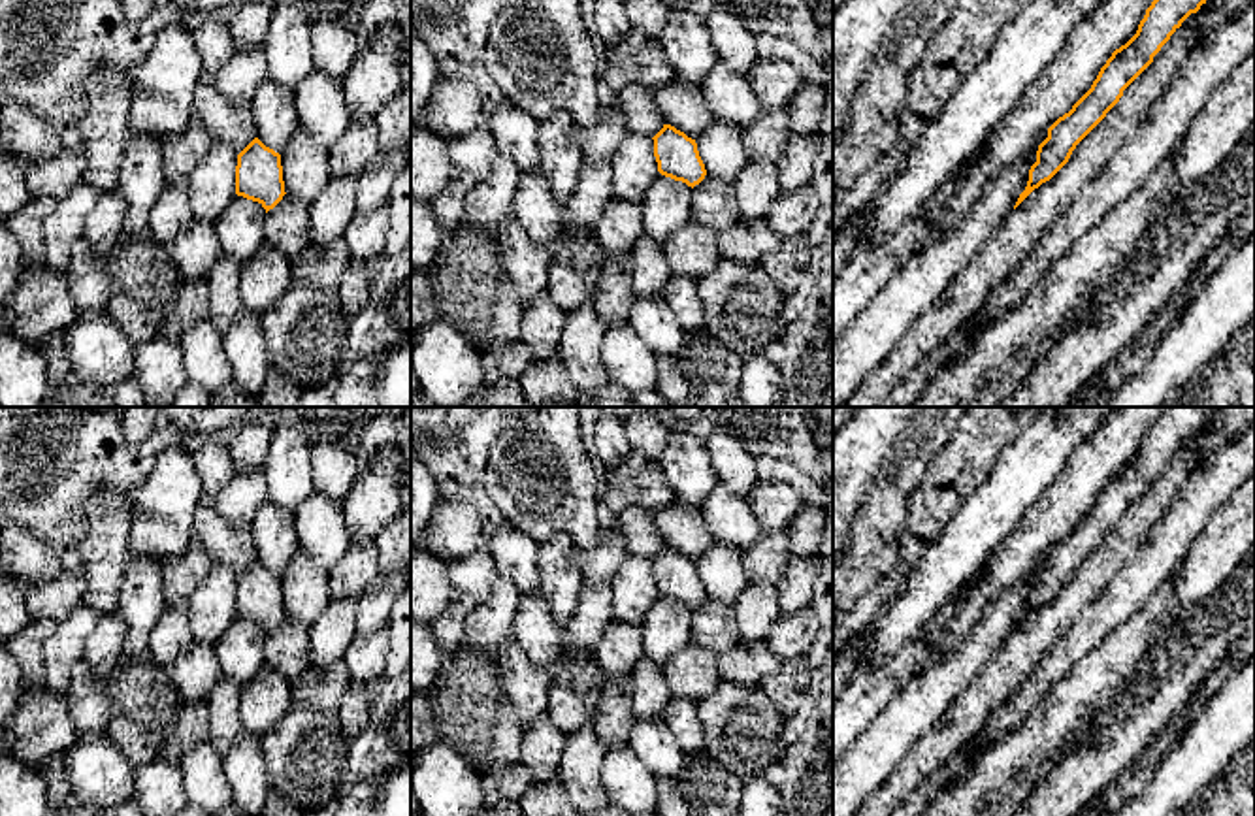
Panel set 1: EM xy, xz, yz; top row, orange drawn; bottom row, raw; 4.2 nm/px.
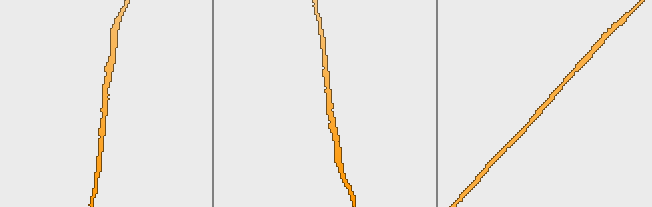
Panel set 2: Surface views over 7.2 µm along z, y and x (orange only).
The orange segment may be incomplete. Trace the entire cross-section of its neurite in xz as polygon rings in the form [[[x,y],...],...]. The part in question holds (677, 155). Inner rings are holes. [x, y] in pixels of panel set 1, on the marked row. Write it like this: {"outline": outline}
{"outline": [[[663,124],[652,139],[658,171],[661,175],[682,181],[692,188],[705,179],[707,170],[695,139],[671,124]]]}

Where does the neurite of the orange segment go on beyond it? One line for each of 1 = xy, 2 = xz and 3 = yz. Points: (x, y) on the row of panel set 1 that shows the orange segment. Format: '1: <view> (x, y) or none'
1: none
2: none
3: none

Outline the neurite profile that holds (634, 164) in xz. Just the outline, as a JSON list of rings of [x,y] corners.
[[[628,132],[618,141],[609,162],[612,168],[612,198],[639,205],[646,188],[660,173],[654,156],[654,139]]]

